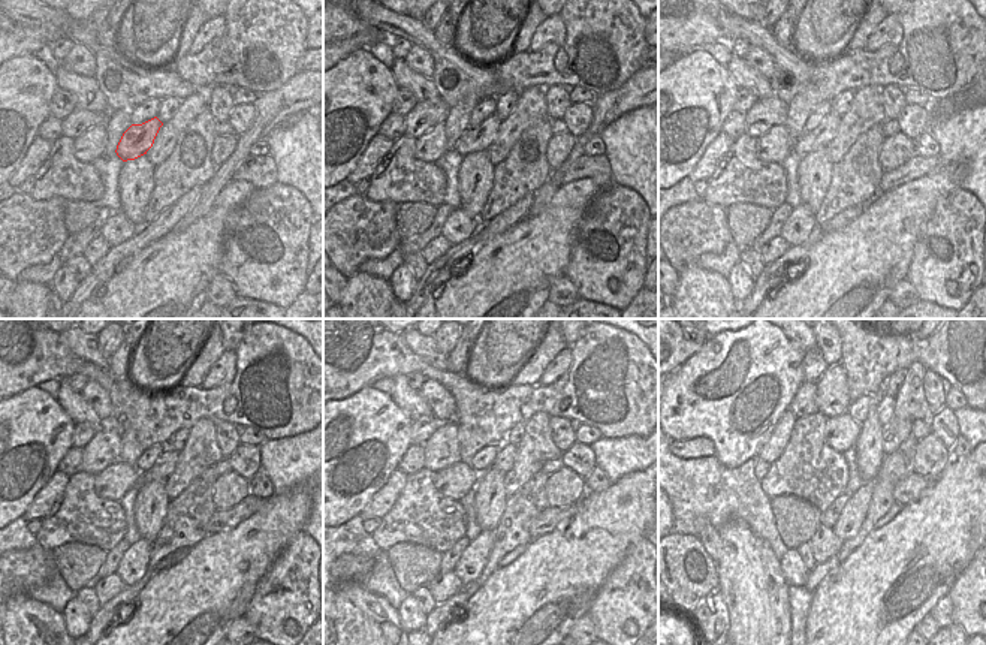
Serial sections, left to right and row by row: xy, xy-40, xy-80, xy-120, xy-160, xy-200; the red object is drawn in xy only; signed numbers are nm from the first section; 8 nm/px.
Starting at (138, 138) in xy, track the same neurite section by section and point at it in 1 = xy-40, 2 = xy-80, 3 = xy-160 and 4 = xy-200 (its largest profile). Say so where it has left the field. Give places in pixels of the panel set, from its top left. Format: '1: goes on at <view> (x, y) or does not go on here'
1: goes on at xy-40 (482, 136)
2: goes on at xy-80 (826, 130)
3: goes on at xy-160 (506, 454)
4: goes on at xy-200 (843, 452)

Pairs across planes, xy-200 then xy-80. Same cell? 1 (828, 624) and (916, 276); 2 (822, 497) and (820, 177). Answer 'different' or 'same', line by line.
1: different
2: same

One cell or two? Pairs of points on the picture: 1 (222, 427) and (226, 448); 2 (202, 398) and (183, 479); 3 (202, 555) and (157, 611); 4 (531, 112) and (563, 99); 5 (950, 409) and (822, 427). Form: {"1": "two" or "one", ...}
{"1": "one", "2": "two", "3": "one", "4": "two", "5": "one"}

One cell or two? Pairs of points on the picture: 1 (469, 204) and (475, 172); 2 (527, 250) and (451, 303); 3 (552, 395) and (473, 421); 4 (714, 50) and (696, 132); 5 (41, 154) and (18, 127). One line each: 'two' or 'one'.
1: one
2: one
3: one
4: two
5: two

